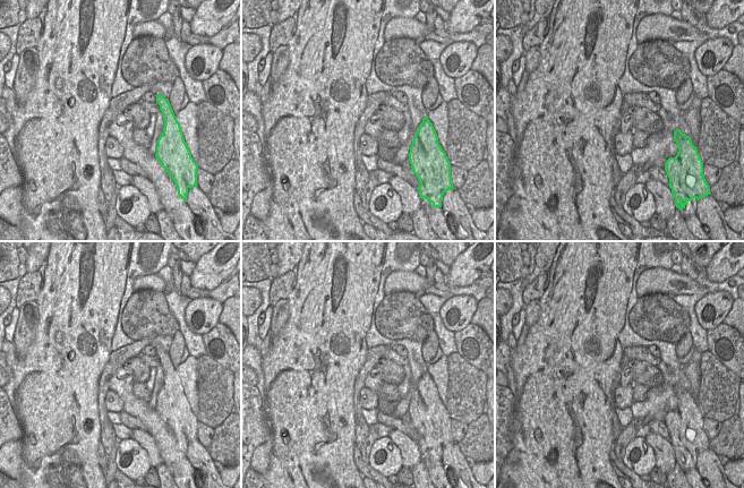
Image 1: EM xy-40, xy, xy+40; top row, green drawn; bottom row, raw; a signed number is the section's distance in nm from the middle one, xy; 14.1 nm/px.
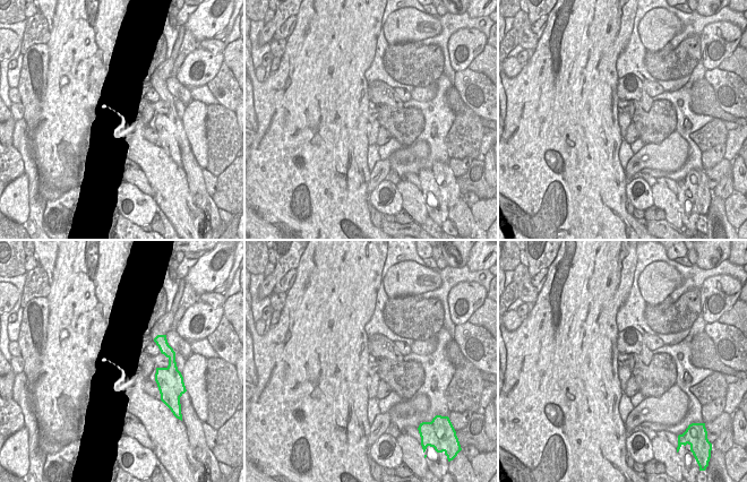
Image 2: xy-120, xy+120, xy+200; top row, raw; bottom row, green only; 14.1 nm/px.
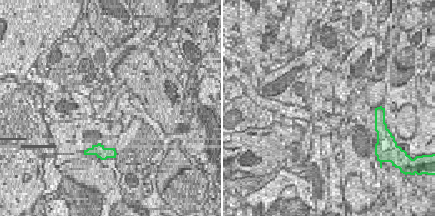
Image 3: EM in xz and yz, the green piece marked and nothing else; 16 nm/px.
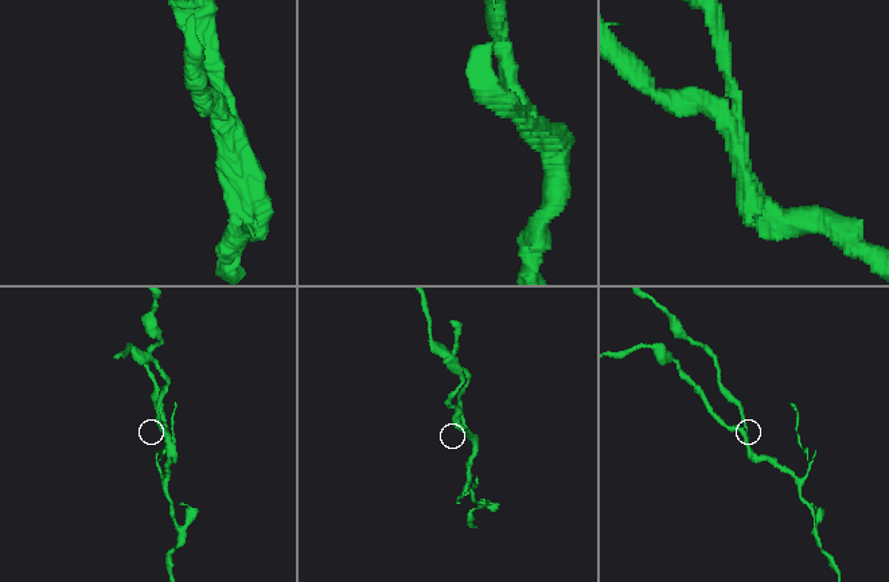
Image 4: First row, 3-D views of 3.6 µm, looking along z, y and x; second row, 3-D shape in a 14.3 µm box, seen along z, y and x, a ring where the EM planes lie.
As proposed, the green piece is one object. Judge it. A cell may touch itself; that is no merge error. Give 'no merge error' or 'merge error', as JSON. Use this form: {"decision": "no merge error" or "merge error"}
{"decision": "merge error"}

